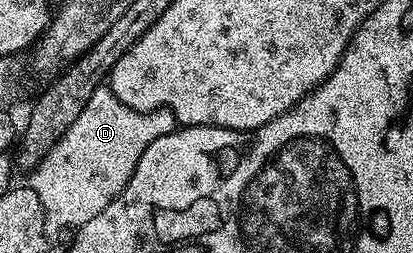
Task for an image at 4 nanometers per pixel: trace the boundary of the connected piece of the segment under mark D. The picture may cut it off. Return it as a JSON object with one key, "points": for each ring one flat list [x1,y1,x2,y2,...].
{"points":[[111,88,96,90,94,96,86,100,86,108,82,108,78,120,70,124,66,136,62,136,62,140,54,144,46,160,42,160,42,164,38,164,35,170,31,171,30,185,34,192,38,192,38,200,42,200,47,221,52,224,57,222,60,226,79,228,94,220,94,216,98,216,98,212,102,212,106,204,113,202,124,191,130,176,134,176,134,168,138,168,138,160,144,149,154,144,158,136,166,136,177,129,177,126,176,118,168,110,152,110,149,114,142,114,126,108,126,104,122,104,122,100,114,96]]}

